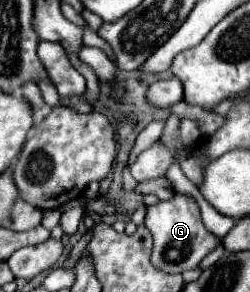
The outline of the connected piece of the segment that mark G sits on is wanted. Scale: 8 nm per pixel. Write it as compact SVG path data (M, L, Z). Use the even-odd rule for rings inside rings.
M175 193L171 199L147 207L145 227L151 231L155 243L151 263L167 273L183 273L187 269L199 267L201 259L221 243L217 235L205 229L197 201L185 193Z

